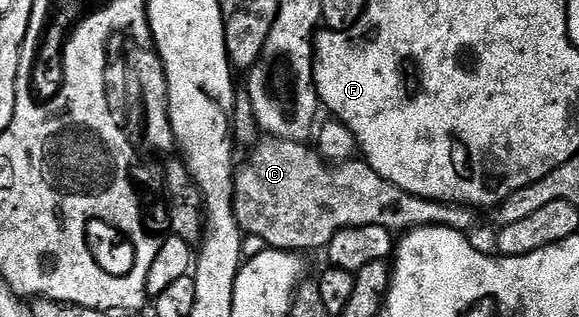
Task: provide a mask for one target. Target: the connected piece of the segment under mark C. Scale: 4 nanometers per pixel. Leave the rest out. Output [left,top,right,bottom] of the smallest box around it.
[232,139,473,254]

